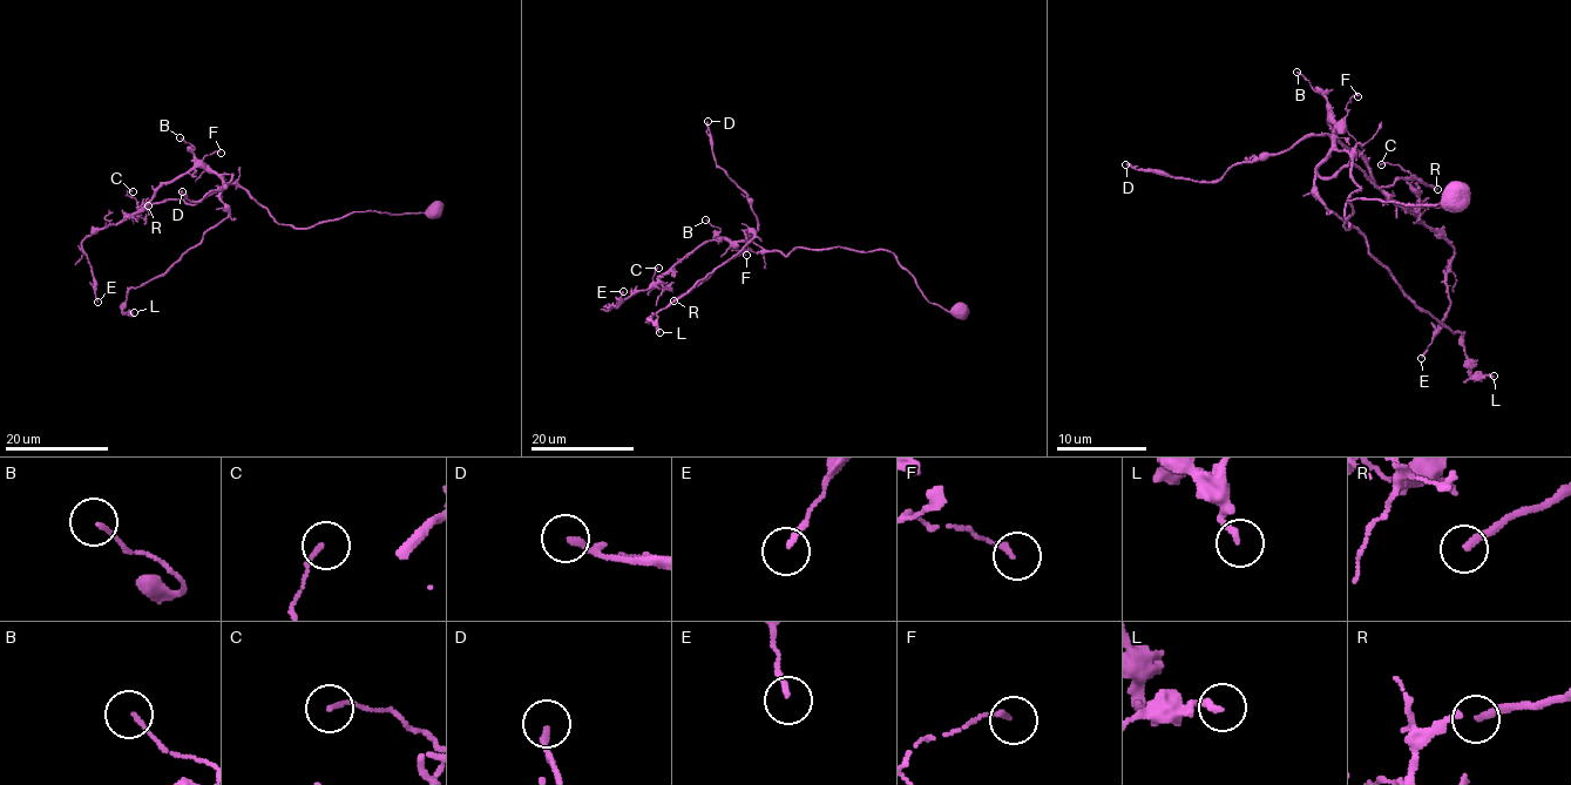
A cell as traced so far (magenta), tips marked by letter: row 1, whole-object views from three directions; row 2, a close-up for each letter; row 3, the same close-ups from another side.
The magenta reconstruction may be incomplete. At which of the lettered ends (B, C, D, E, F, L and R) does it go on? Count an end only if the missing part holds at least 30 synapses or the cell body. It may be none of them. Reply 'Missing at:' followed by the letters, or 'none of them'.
Missing at: R

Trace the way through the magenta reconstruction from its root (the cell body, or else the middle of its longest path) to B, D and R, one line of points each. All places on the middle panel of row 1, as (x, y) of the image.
B: (963, 311), (929, 303), (888, 251), (797, 246), (785, 256), (752, 242), (725, 241), (705, 220)
D: (963, 311), (929, 303), (885, 250), (797, 246), (785, 256), (750, 242), (758, 217), (716, 164), (708, 121)
R: (963, 311), (929, 303), (891, 252), (842, 246), (797, 246), (786, 256), (747, 250), (674, 300)

